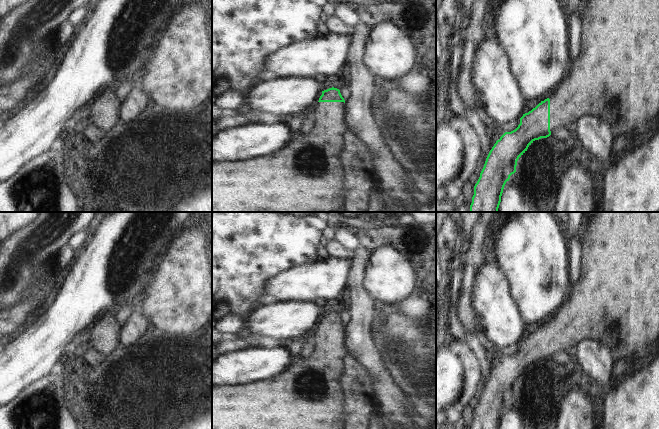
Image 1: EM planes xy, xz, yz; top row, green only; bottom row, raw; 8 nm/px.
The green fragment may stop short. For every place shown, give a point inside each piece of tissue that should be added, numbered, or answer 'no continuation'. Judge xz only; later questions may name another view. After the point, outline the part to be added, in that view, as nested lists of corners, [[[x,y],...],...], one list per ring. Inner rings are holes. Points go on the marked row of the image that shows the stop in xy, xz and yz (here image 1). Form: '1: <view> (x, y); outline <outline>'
1: xz (307, 175); outline [[[318,102],[315,129],[309,134],[296,132],[282,150],[245,161],[212,162],[212,212],[336,212],[345,208],[345,169],[342,152],[349,132],[344,102]]]

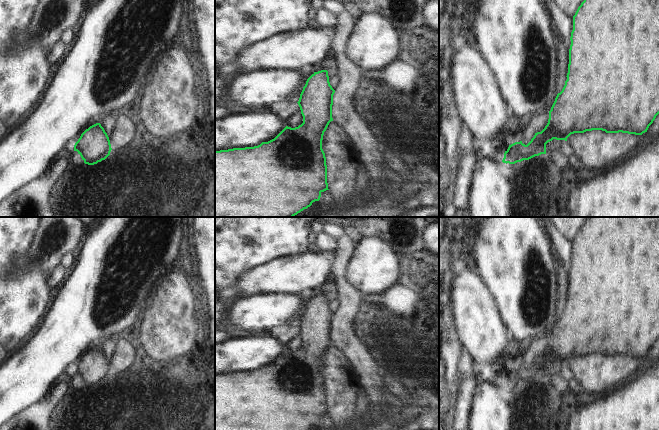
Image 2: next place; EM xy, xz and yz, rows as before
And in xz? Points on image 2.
no continuation

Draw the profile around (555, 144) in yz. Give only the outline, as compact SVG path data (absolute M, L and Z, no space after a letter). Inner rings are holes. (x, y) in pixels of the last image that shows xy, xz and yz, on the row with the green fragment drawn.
M553 139L552 141L548 142L546 144L546 154L549 154L554 150L559 149L564 142L565 140L556 140L556 139Z

